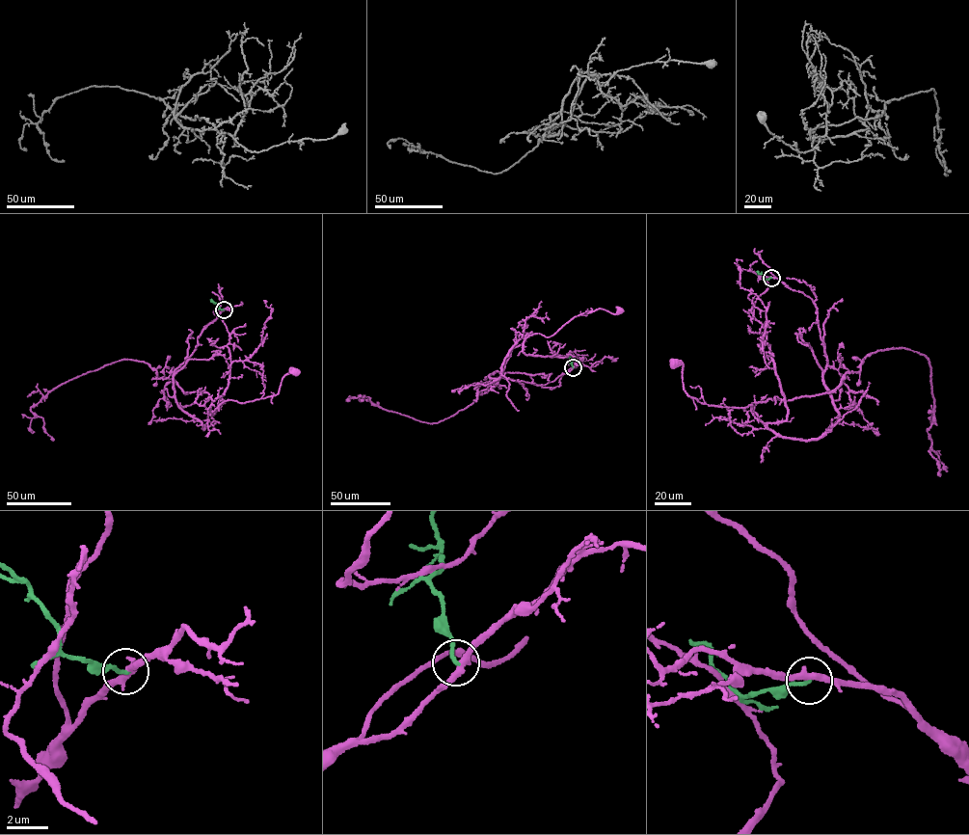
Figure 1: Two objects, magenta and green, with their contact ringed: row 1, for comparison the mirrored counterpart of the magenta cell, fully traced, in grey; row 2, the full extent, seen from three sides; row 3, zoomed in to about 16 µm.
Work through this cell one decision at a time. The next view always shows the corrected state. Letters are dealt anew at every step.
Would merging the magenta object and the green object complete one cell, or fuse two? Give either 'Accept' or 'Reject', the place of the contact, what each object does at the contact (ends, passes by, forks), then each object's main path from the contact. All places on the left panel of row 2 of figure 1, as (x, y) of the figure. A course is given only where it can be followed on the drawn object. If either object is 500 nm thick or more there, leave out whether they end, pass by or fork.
Reject. Place: (224, 309). At the ring magenta passes by. At the ring green ends. Course of magenta: (224, 309), (173, 376), (177, 405), (203, 429), (224, 402), (278, 394), (282, 378), (295, 370). Course of green: (224, 309), (211, 302)

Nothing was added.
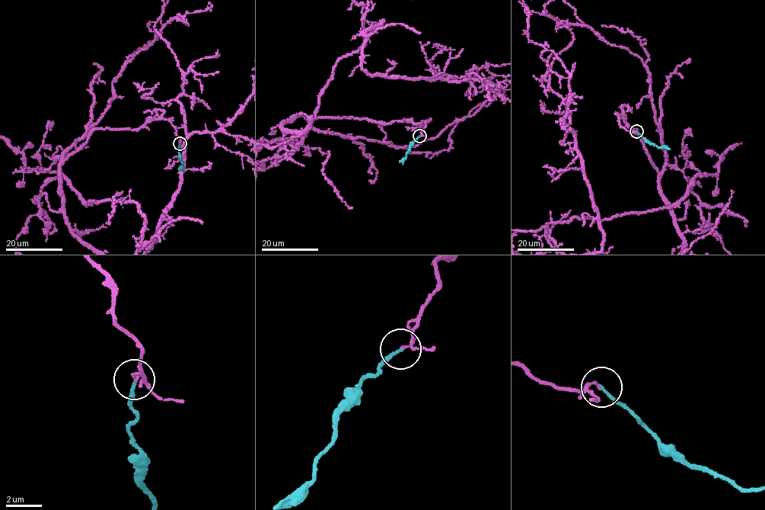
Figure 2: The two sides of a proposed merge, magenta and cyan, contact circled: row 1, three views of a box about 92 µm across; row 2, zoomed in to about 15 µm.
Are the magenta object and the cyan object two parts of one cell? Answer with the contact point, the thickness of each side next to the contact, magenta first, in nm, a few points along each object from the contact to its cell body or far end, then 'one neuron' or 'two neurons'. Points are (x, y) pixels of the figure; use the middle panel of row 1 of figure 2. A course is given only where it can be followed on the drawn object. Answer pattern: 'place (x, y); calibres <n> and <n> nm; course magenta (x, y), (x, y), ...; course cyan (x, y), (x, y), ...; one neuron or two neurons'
place (419, 136); calibres 140 and 180 nm; course cyan (419, 136), (409, 146), (403, 164); two neurons

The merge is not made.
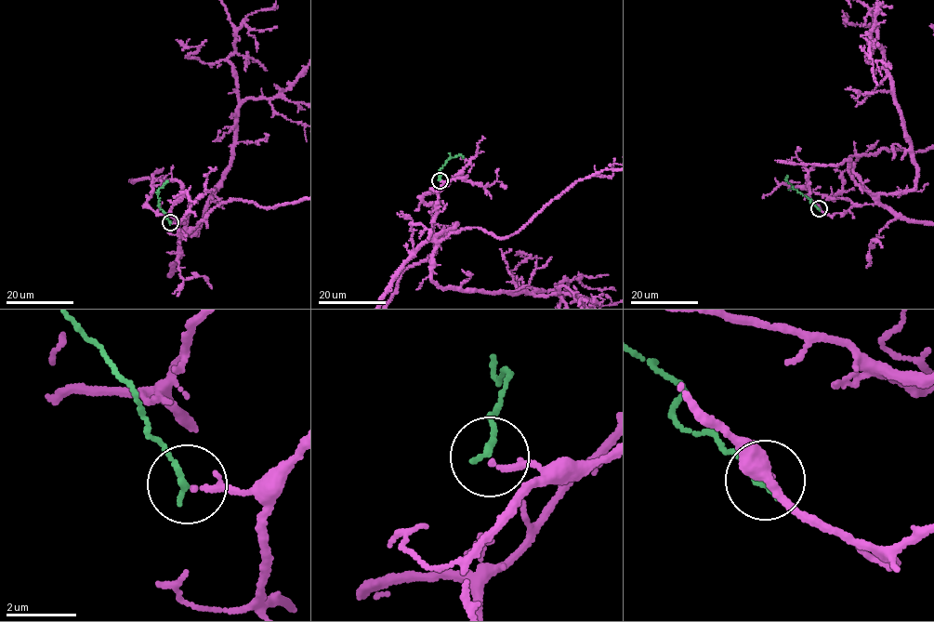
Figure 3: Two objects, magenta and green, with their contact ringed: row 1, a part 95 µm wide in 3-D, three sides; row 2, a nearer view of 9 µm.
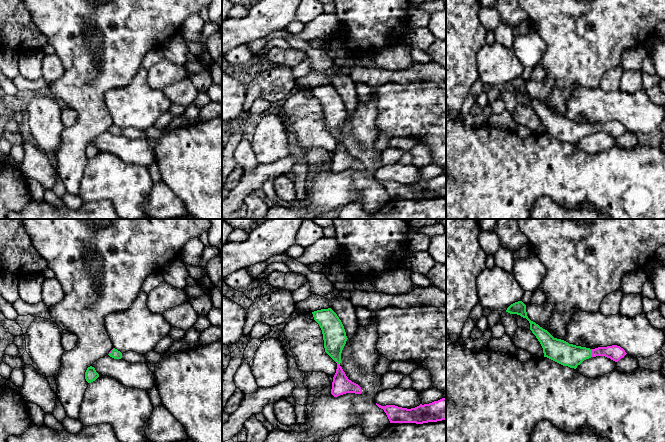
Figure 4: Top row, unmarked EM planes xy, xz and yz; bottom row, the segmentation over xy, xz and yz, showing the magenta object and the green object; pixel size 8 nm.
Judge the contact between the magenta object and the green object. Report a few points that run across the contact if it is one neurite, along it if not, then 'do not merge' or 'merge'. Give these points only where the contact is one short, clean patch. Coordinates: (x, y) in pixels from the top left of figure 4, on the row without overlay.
yz (614, 128), (592, 129), (562, 128) | merge

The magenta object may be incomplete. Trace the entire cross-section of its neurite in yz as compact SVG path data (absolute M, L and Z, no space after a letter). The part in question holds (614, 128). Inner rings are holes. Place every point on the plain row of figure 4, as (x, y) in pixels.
M522 77L511 80L506 88L526 94L530 99L530 106L536 112L543 124L544 133L563 142L576 145L584 136L596 132L605 132L618 138L627 130L623 124L617 121L590 125L569 120L564 116L554 114L547 106L528 94L526 81Z

